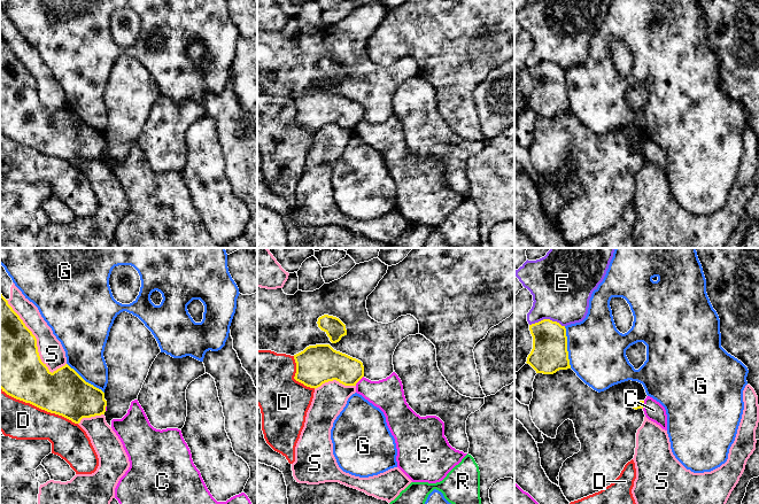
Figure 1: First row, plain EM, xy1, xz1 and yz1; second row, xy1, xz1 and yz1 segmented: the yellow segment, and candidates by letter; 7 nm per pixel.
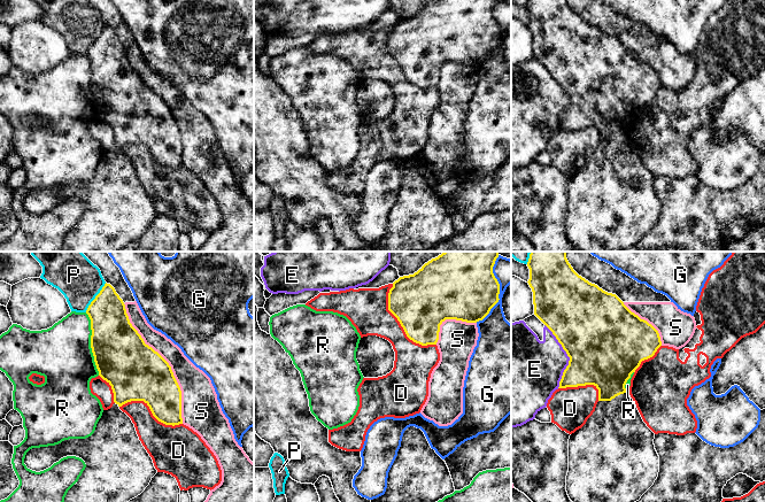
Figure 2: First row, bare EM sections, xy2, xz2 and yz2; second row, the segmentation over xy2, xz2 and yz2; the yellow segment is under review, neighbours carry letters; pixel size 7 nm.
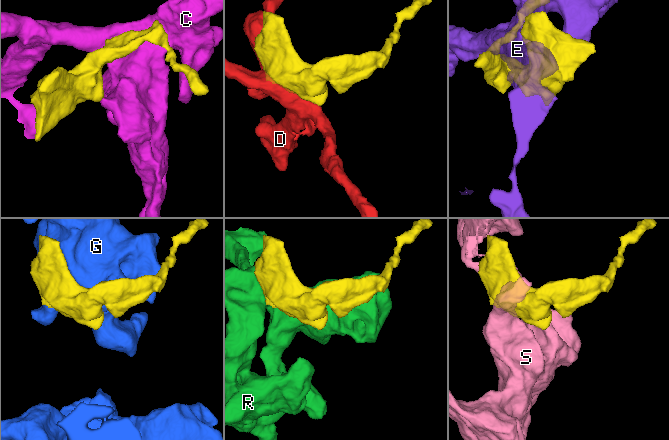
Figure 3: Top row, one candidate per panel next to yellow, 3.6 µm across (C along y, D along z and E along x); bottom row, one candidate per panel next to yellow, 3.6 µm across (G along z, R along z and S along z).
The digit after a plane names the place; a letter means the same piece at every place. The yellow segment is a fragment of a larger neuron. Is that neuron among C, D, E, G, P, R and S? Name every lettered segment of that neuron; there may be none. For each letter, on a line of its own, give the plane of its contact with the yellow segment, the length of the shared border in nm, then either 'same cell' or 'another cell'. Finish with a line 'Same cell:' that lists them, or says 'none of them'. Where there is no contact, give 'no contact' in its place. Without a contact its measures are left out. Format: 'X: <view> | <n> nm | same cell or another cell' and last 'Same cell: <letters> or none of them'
C: xz1 | 90 nm | another cell
D: xz2 | 550 nm | another cell
E: yz2 | 460 nm | another cell
G: yz1 | 300 nm | another cell
P: xy2 | 260 nm | another cell
R: xy2 | 460 nm | another cell
S: xy2 | 950 nm | another cell
Same cell: none of them

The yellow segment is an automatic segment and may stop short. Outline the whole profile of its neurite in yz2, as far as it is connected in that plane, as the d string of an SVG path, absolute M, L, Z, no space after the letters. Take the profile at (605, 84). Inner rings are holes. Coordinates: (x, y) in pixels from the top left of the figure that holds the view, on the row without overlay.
M530 0L527 9L534 57L552 75L570 100L558 131L594 128L598 132L595 154L569 182L567 238L578 252L620 252L629 248L654 227L659 215L659 199L654 187L655 176L643 164L625 128L641 105L652 100L662 88L659 76L632 55L616 37L579 18L566 0Z

